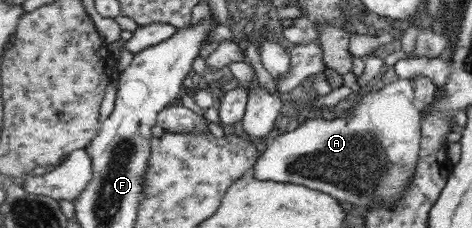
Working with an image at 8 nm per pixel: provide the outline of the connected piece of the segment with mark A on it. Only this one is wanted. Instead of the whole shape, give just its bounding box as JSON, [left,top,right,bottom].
[249,78,422,207]

